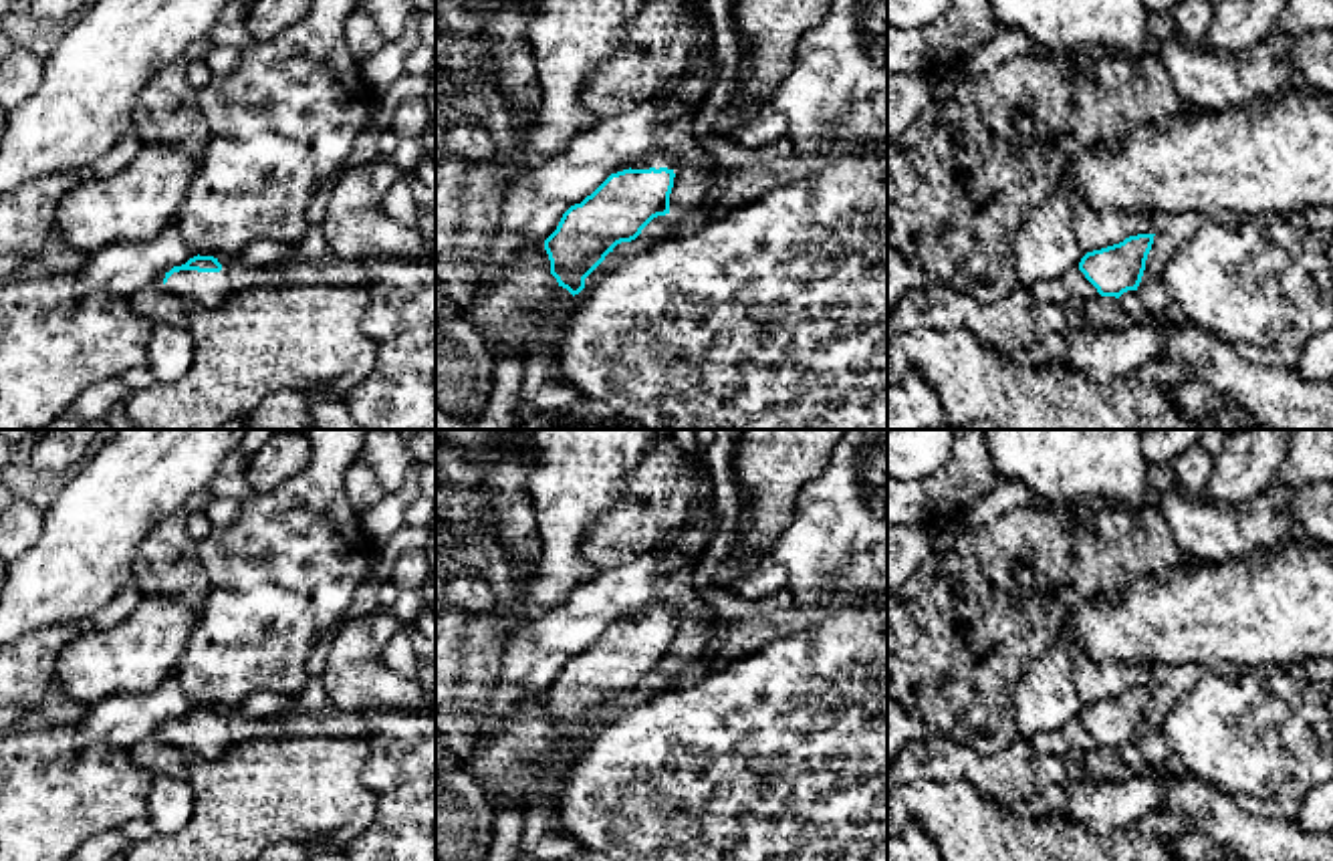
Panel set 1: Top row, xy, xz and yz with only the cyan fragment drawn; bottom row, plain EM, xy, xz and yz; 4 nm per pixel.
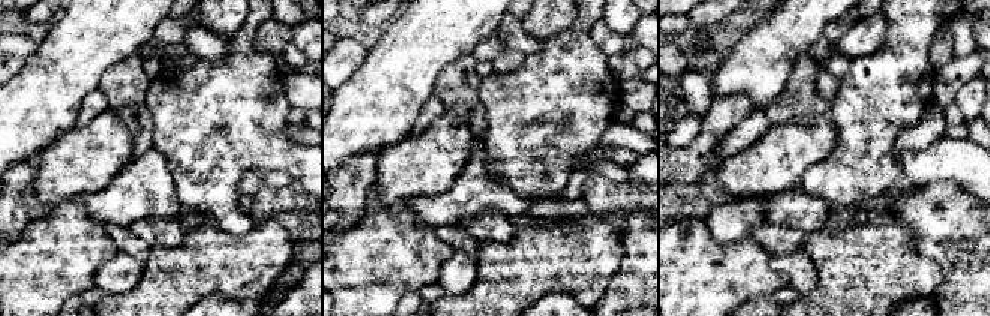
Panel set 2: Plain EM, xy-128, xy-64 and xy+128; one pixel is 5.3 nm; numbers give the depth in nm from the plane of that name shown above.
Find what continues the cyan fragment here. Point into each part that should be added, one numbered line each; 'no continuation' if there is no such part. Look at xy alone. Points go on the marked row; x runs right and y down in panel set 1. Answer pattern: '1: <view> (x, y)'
1: xy (210, 289)

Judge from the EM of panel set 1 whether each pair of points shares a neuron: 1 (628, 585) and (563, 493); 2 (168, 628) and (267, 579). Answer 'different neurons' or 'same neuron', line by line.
1: different neurons
2: different neurons

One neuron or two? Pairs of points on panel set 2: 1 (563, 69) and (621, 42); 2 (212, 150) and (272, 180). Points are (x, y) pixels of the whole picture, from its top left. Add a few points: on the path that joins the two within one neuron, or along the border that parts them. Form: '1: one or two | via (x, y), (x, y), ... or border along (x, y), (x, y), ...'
1: two | border along (593, 45), (599, 51)
2: two | border along (291, 178), (281, 171), (248, 171), (237, 189)

